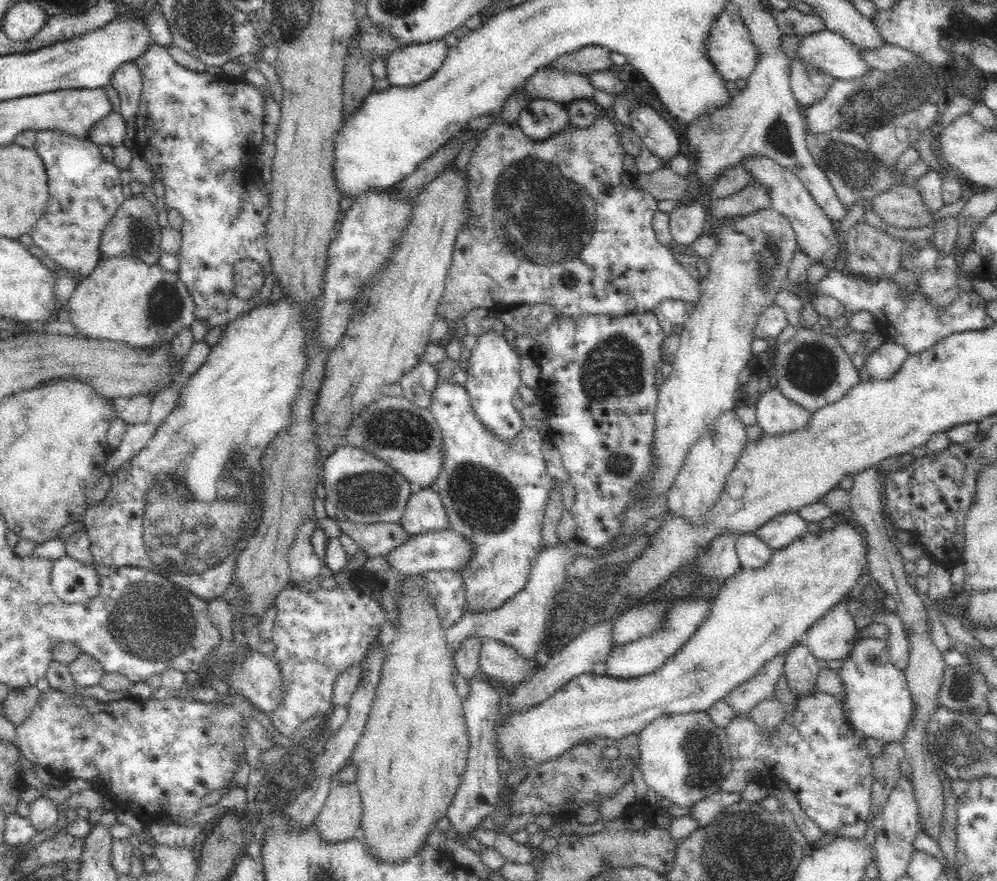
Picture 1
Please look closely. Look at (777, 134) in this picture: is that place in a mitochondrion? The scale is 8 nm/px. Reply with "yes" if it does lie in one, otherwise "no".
yes

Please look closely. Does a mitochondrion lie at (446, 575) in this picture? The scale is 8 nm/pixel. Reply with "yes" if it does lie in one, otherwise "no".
no

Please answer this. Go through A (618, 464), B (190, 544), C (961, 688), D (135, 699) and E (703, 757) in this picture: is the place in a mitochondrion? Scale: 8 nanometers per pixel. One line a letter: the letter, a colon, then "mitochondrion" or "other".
A: mitochondrion
B: mitochondrion
C: mitochondrion
D: other
E: mitochondrion

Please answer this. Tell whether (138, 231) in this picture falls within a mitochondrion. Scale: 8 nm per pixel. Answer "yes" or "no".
yes

